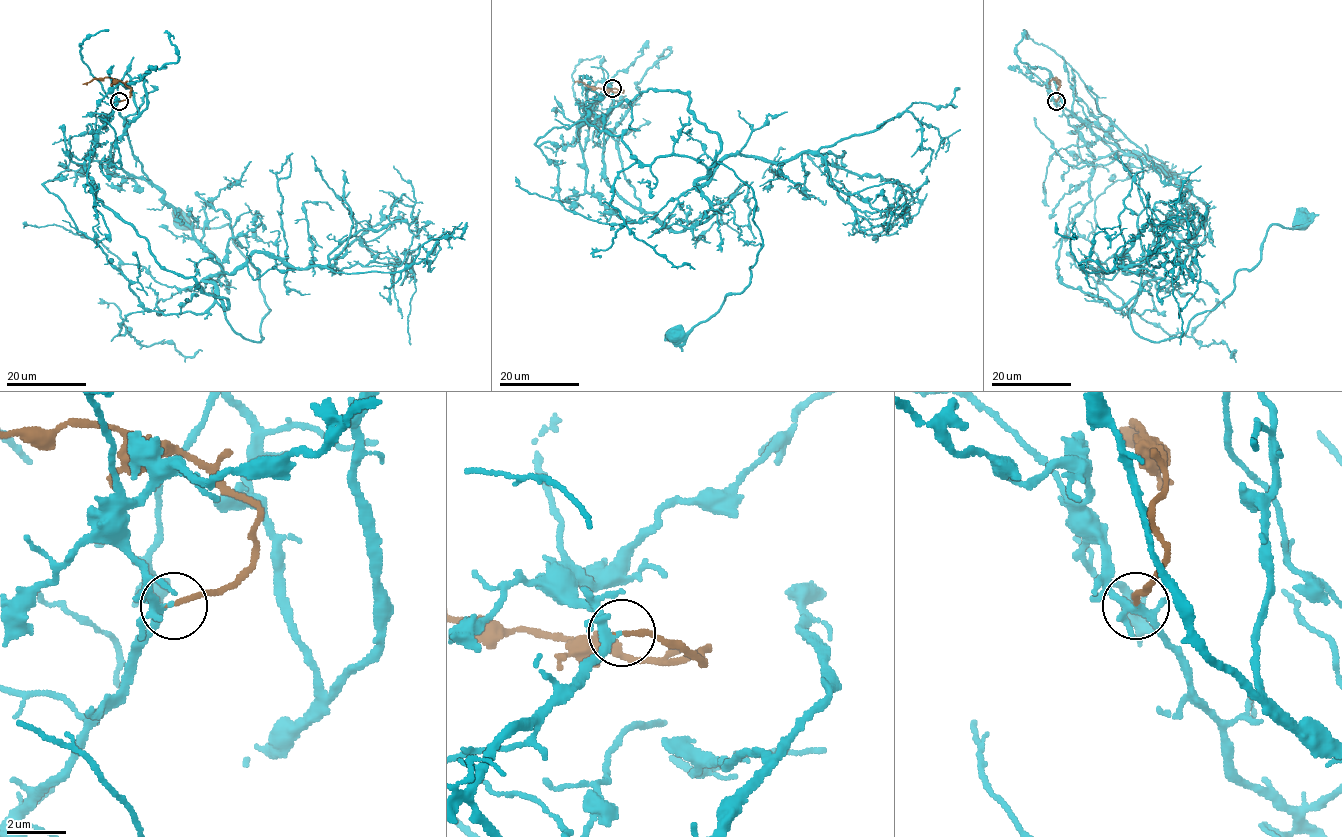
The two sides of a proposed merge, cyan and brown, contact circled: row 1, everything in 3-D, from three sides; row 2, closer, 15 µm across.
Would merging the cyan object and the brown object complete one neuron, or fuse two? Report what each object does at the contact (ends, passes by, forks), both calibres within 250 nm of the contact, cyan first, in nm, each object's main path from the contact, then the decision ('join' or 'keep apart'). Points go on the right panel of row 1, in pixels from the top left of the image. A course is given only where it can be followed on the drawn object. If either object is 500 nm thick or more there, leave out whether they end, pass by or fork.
cyan forks there; brown ends there; 200 nm thick on the cyan side, 150 nm on the other; cyan runs (1055, 101), (1094, 157), (1057, 274), (1134, 297), (1142, 337), (1181, 336), (1299, 220); brown runs (1055, 101), (1059, 95), (1059, 82), (1055, 77), (1049, 84); join

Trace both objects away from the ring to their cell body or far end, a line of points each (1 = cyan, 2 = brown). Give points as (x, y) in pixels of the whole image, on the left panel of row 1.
1: (119, 101), (84, 164), (96, 197), (260, 341), (270, 310), (258, 269), (228, 224), (183, 220)
2: (119, 101), (125, 100), (131, 89), (122, 82), (104, 77), (83, 84)

